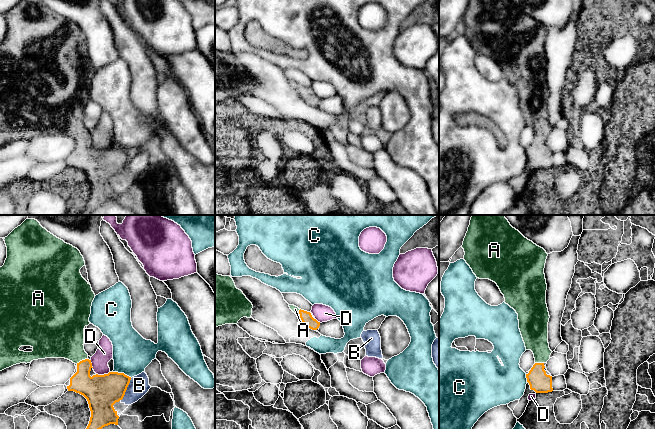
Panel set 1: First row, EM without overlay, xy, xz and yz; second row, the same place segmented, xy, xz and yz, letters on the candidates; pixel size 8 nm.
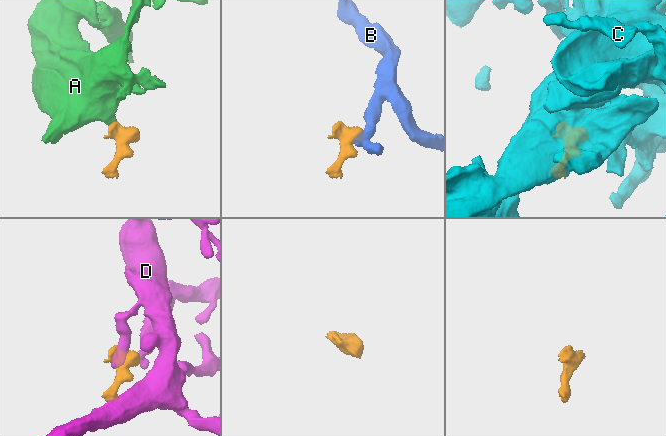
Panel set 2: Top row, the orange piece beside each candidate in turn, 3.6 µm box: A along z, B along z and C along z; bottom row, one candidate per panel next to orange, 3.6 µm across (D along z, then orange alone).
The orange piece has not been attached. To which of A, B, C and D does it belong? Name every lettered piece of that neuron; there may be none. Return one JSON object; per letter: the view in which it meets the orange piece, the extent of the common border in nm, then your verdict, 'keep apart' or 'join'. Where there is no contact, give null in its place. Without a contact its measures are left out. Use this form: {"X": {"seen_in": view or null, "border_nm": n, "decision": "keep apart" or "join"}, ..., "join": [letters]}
{"A": {"seen_in": "xy", "border_nm": 100, "decision": "join"}, "B": {"seen_in": "xy", "border_nm": 200, "decision": "keep apart"}, "C": {"seen_in": "xy", "border_nm": 160, "decision": "keep apart"}, "D": {"seen_in": "xy", "border_nm": 110, "decision": "keep apart"}, "join": ["A"]}

